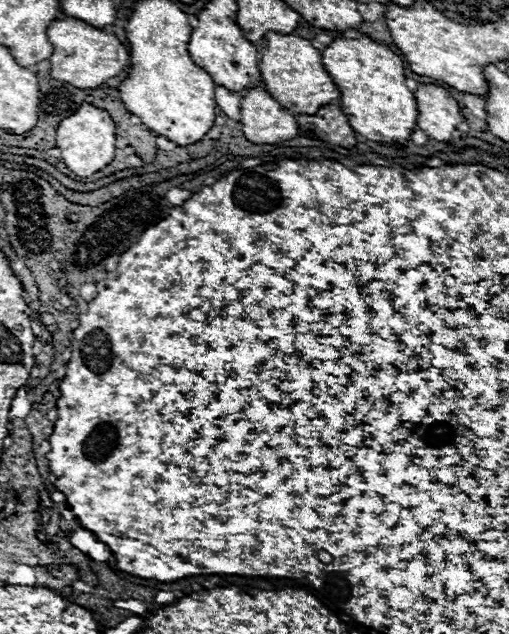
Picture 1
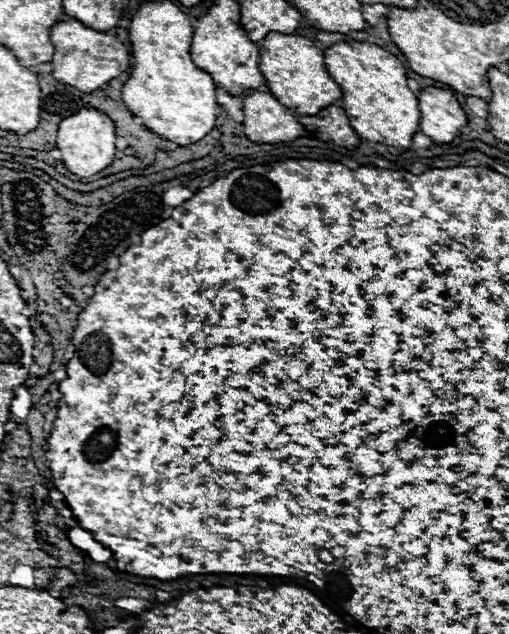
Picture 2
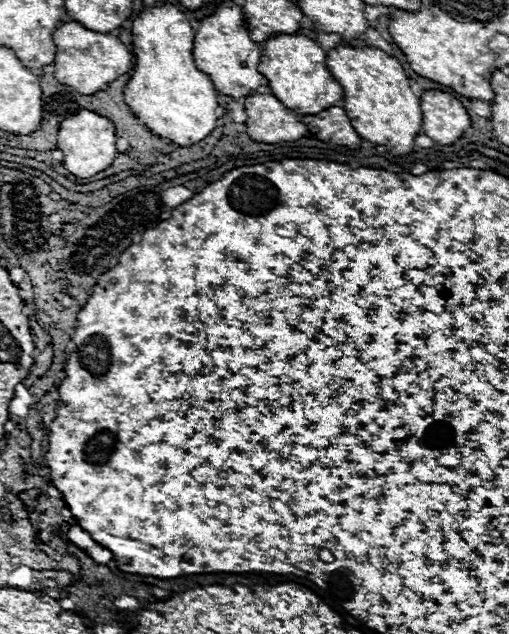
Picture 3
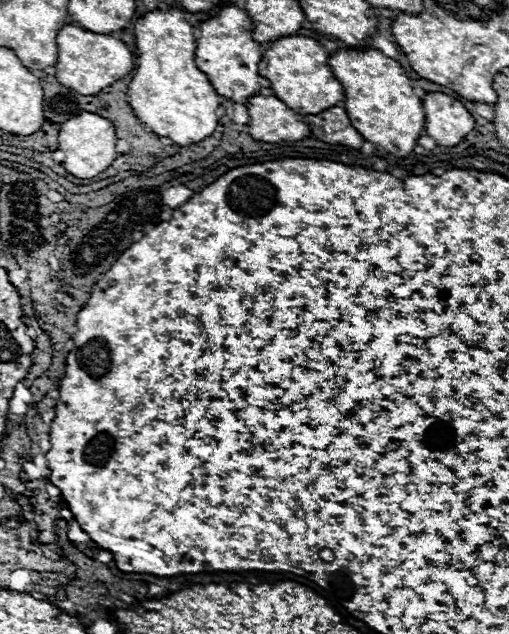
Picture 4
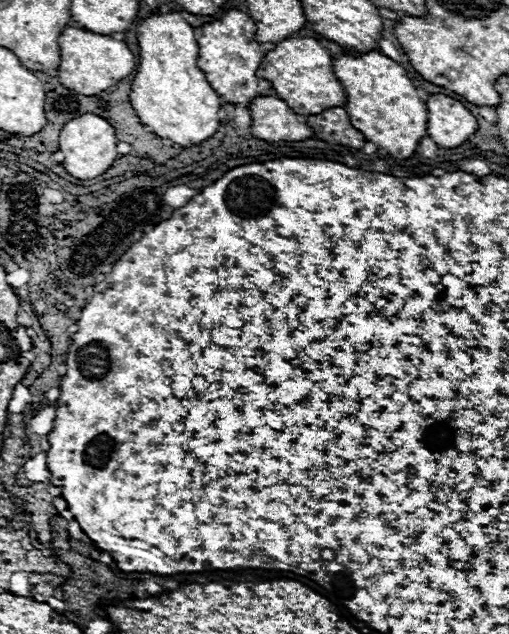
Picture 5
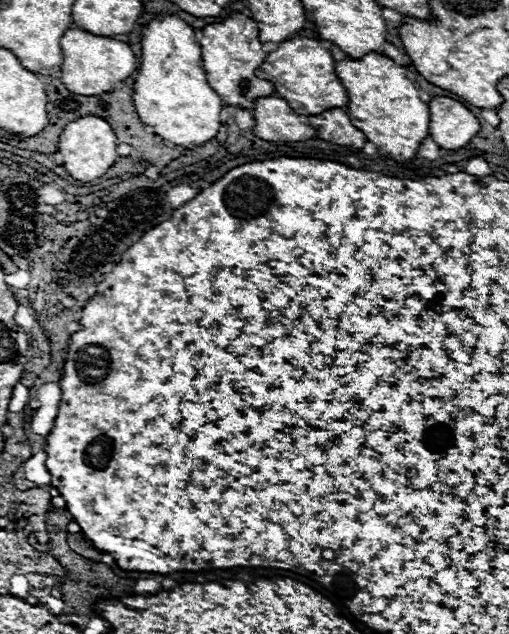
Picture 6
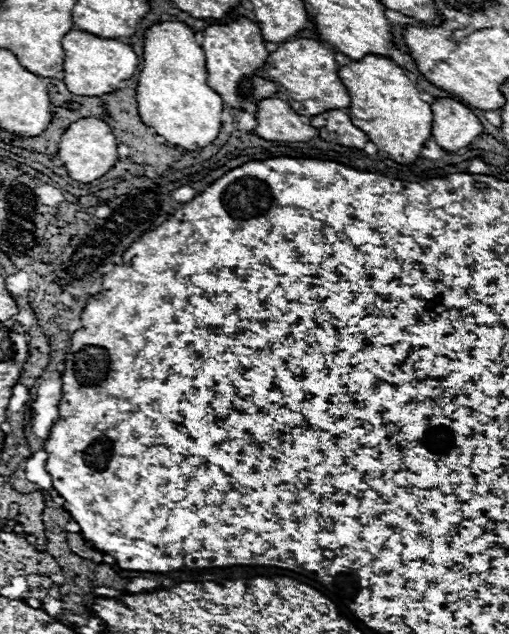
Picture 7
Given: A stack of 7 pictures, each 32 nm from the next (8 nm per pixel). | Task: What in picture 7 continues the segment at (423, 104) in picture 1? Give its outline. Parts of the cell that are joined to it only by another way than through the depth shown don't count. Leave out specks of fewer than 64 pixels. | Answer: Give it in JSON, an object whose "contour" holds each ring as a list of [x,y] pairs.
{"contour":[[[438,98],[432,104],[432,114],[432,140],[448,152],[466,148],[484,132],[478,116],[474,116],[470,108],[452,98]]]}

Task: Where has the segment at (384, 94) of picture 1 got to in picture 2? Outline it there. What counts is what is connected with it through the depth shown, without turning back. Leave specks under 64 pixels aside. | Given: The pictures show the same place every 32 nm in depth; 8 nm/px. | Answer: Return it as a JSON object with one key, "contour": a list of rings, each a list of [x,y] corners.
{"contour":[[[338,42],[324,52],[324,64],[336,84],[342,88],[342,108],[360,138],[386,144],[398,152],[412,146],[412,136],[420,130],[418,98],[408,88],[402,62],[388,50],[368,42]]]}

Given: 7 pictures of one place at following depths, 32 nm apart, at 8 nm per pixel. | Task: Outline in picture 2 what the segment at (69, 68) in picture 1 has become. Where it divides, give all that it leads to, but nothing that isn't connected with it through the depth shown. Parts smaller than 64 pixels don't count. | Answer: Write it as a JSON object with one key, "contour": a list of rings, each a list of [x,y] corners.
{"contour":[[[78,20],[58,22],[50,32],[50,40],[56,48],[54,58],[52,58],[52,66],[54,66],[52,76],[60,82],[66,82],[66,84],[74,86],[80,92],[100,90],[112,78],[120,76],[122,72],[126,72],[130,68],[132,54],[128,52],[128,48],[116,36],[86,28]]]}

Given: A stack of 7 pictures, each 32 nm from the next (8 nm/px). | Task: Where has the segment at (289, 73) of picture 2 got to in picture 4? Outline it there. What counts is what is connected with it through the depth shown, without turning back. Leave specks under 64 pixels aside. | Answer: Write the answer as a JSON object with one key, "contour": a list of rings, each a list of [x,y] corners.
{"contour":[[[286,36],[270,42],[270,48],[258,64],[258,74],[270,80],[274,94],[296,114],[314,114],[322,112],[322,108],[330,108],[330,104],[340,104],[346,98],[342,84],[332,74],[328,58],[330,54],[318,40],[306,36]]]}

